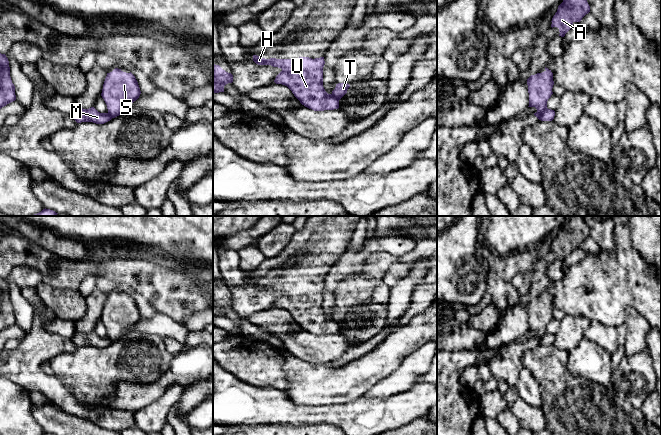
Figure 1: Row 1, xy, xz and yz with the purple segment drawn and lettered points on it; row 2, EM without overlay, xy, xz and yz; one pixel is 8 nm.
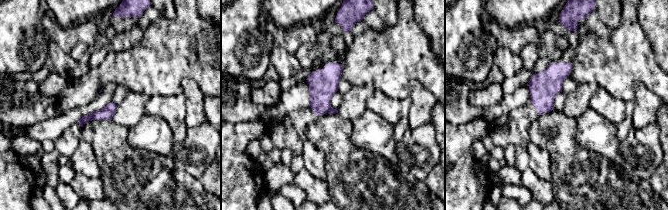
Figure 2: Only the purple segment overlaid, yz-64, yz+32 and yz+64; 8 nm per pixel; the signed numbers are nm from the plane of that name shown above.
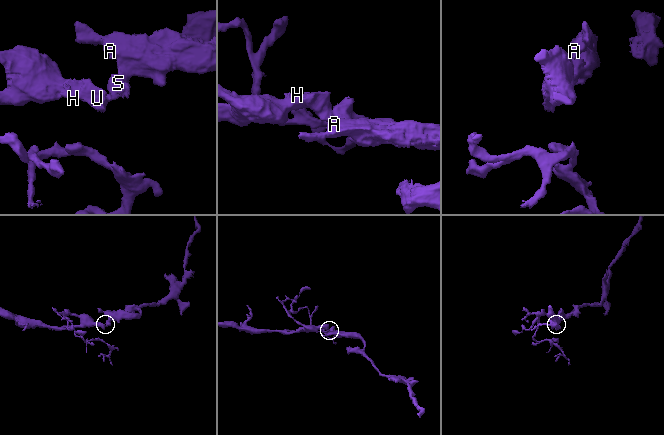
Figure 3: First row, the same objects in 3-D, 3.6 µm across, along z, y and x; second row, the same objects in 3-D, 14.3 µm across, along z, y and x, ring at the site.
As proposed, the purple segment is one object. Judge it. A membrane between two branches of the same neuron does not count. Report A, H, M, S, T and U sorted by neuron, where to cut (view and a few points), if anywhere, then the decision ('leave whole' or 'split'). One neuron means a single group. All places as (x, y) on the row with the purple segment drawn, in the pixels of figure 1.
A S T / H M U; cut in yz along (547, 108), (538, 118); split

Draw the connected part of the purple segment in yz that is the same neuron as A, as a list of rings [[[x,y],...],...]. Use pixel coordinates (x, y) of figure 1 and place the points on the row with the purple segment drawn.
[[[563,0],[552,18],[551,27],[559,29],[559,36],[564,37],[574,22],[580,22],[590,12],[587,0]]]

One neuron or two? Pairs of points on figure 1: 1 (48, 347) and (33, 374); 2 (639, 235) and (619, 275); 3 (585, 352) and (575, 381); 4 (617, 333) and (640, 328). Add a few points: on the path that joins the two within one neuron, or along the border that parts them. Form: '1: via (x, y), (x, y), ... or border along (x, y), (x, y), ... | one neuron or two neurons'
1: via (41, 354), (33, 362), (33, 367) | one neuron
2: border along (629, 226), (632, 245), (639, 255), (649, 263) | two neurons
3: border along (567, 354), (567, 369), (572, 374), (599, 384) | two neurons
4: border along (625, 324), (626, 337), (621, 347) | two neurons

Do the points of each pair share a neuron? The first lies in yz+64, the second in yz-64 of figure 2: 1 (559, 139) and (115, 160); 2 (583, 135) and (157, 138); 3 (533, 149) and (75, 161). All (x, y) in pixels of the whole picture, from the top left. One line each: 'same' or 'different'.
1: same
2: same
3: same

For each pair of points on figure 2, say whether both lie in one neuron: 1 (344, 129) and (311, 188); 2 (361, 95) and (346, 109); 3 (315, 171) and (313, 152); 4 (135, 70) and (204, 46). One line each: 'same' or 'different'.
1: different
2: same
3: same
4: same

